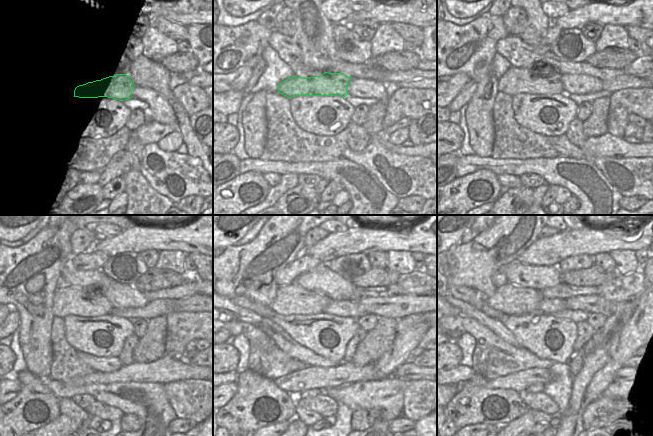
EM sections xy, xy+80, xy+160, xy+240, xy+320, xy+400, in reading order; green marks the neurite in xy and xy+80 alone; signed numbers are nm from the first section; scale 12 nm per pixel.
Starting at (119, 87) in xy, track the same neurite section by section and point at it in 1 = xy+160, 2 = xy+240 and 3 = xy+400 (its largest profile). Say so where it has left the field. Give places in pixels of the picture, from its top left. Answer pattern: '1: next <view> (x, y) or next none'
1: next xy+160 (515, 81)
2: next xy+240 (68, 300)
3: next xy+400 (512, 300)

